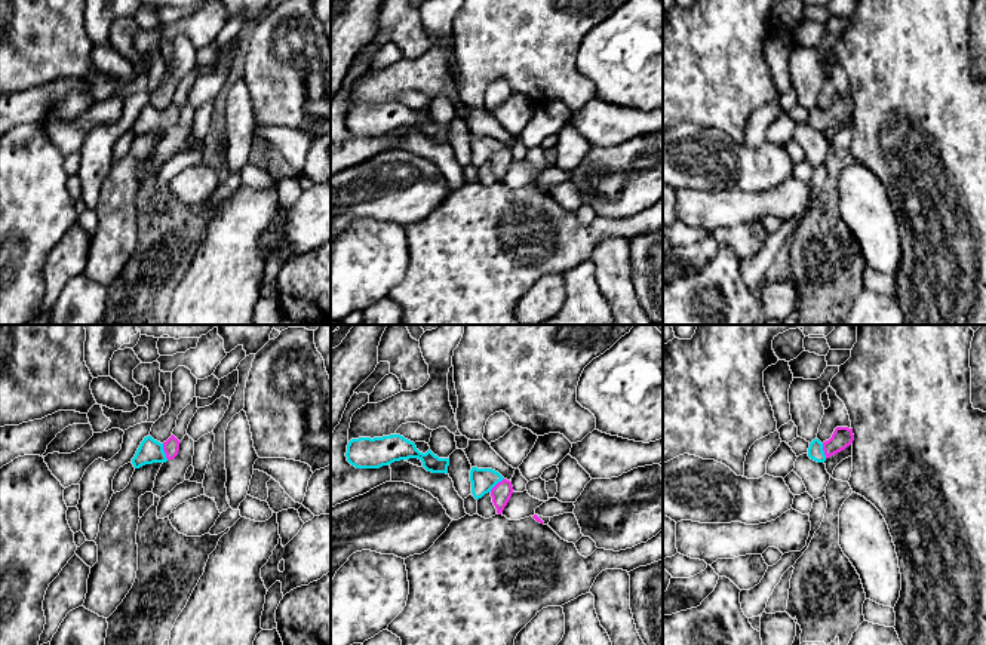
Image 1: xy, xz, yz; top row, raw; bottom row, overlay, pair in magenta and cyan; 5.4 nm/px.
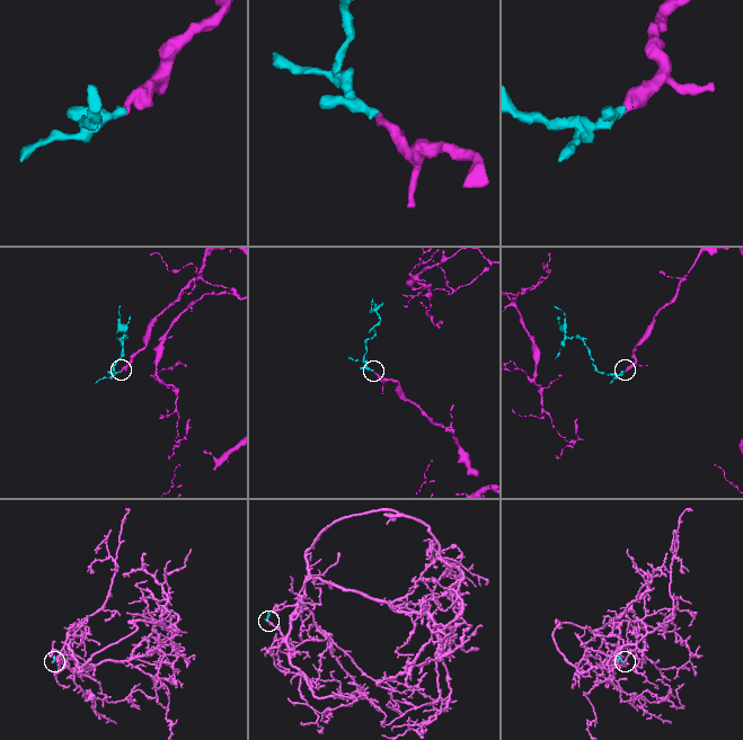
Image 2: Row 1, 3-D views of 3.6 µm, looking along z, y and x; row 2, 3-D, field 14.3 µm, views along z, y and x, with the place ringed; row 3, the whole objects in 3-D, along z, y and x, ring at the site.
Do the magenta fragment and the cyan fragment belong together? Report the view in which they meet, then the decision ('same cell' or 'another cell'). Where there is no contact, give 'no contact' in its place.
meets magenta in xy; same cell

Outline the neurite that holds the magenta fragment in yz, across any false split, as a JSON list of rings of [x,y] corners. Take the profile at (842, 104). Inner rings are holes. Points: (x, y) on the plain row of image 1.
[[[836,95],[832,105],[826,110],[814,107],[808,116],[808,125],[817,130],[824,130],[829,125],[844,119],[854,108],[853,96]]]

